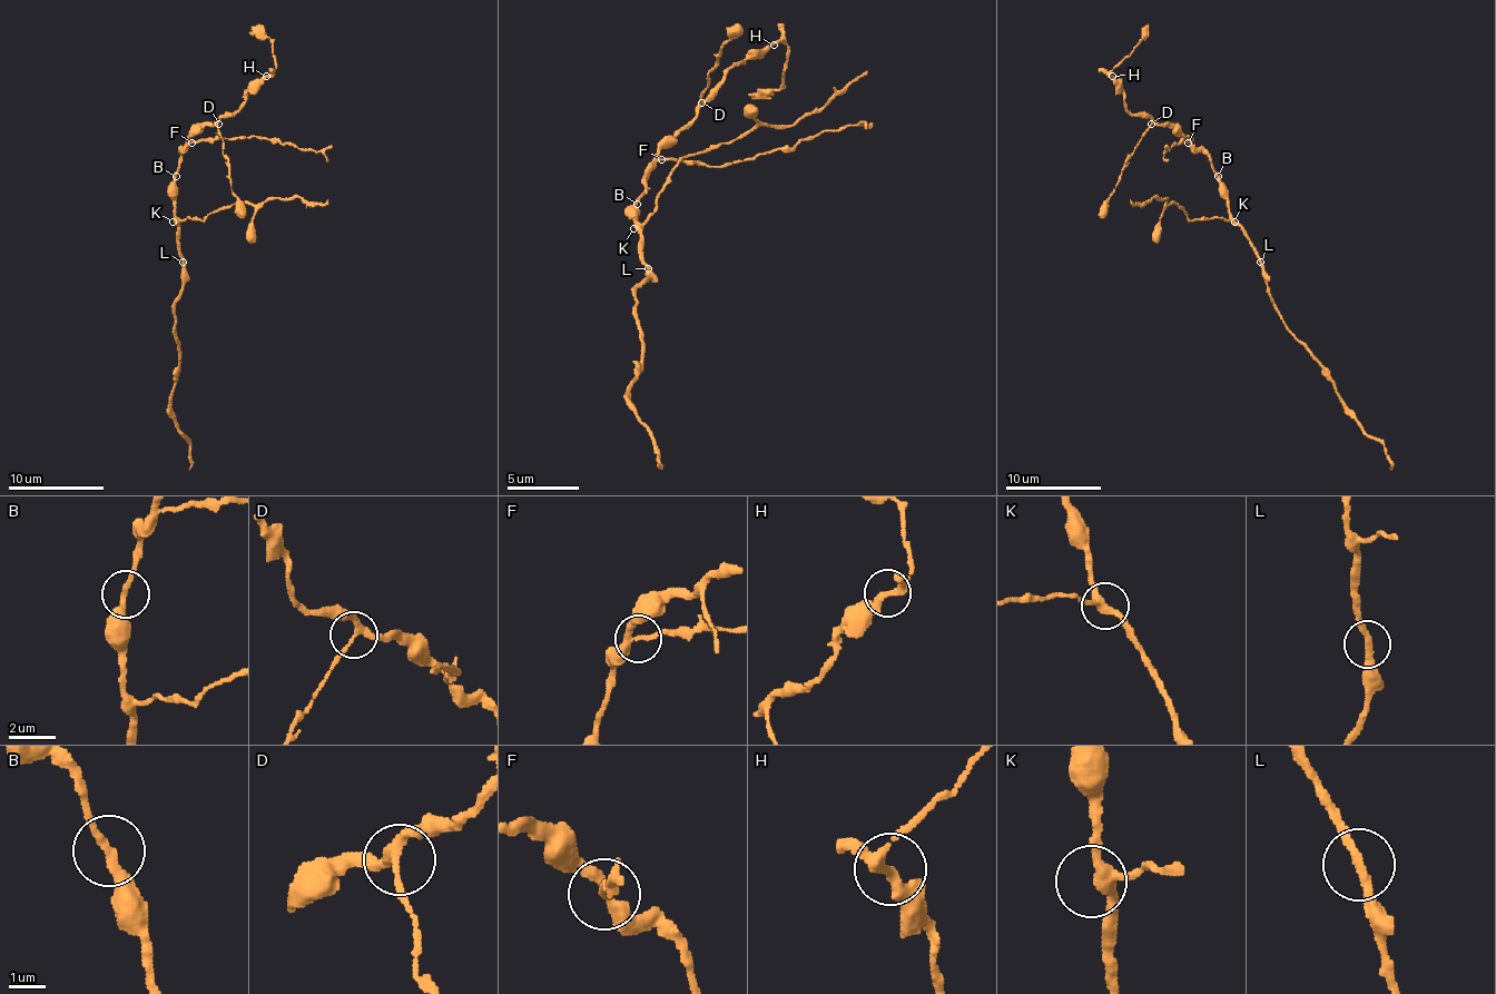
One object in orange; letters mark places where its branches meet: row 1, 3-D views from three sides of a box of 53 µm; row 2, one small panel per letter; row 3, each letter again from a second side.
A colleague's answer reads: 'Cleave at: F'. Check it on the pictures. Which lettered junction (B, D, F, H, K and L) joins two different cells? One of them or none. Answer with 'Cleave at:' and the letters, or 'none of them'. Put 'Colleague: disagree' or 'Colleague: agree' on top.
Colleague: agree
Cleave at: F

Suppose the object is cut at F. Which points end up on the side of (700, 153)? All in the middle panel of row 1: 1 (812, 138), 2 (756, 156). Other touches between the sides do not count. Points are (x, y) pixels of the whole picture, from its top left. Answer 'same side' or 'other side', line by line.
1: other side
2: other side

